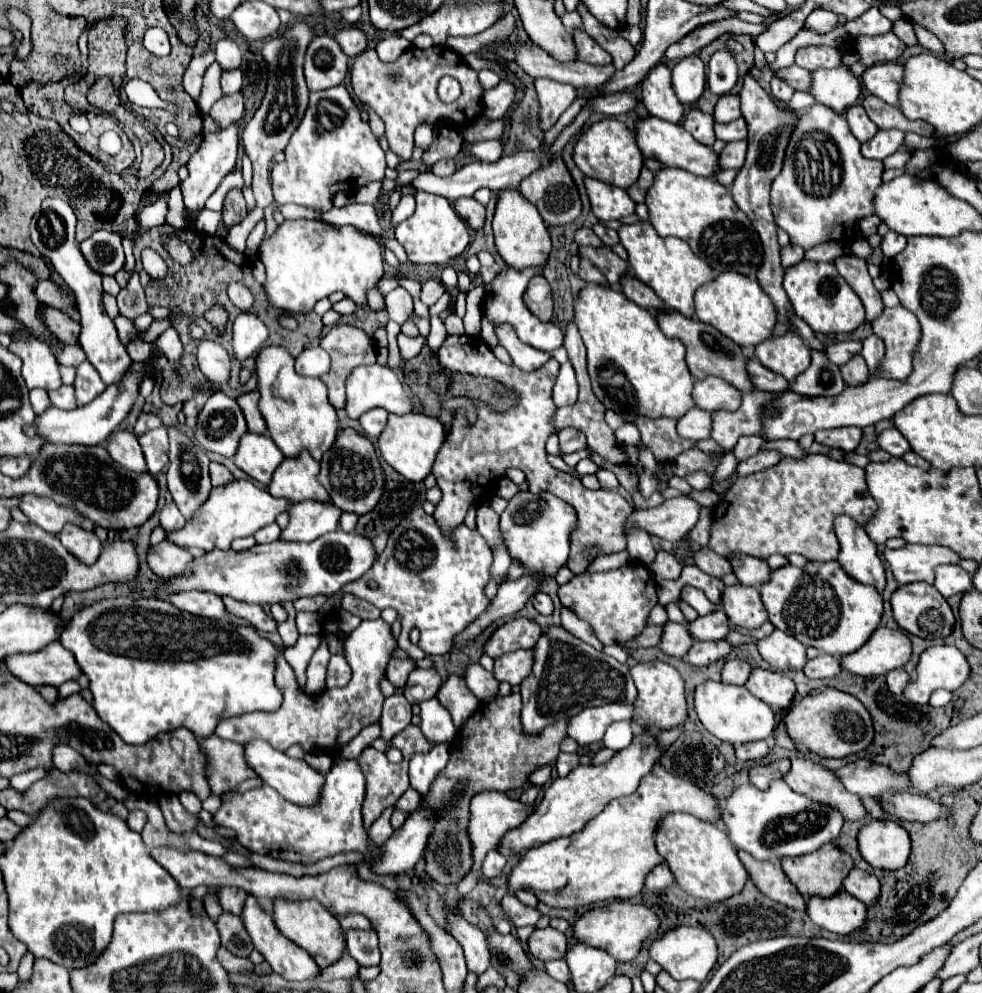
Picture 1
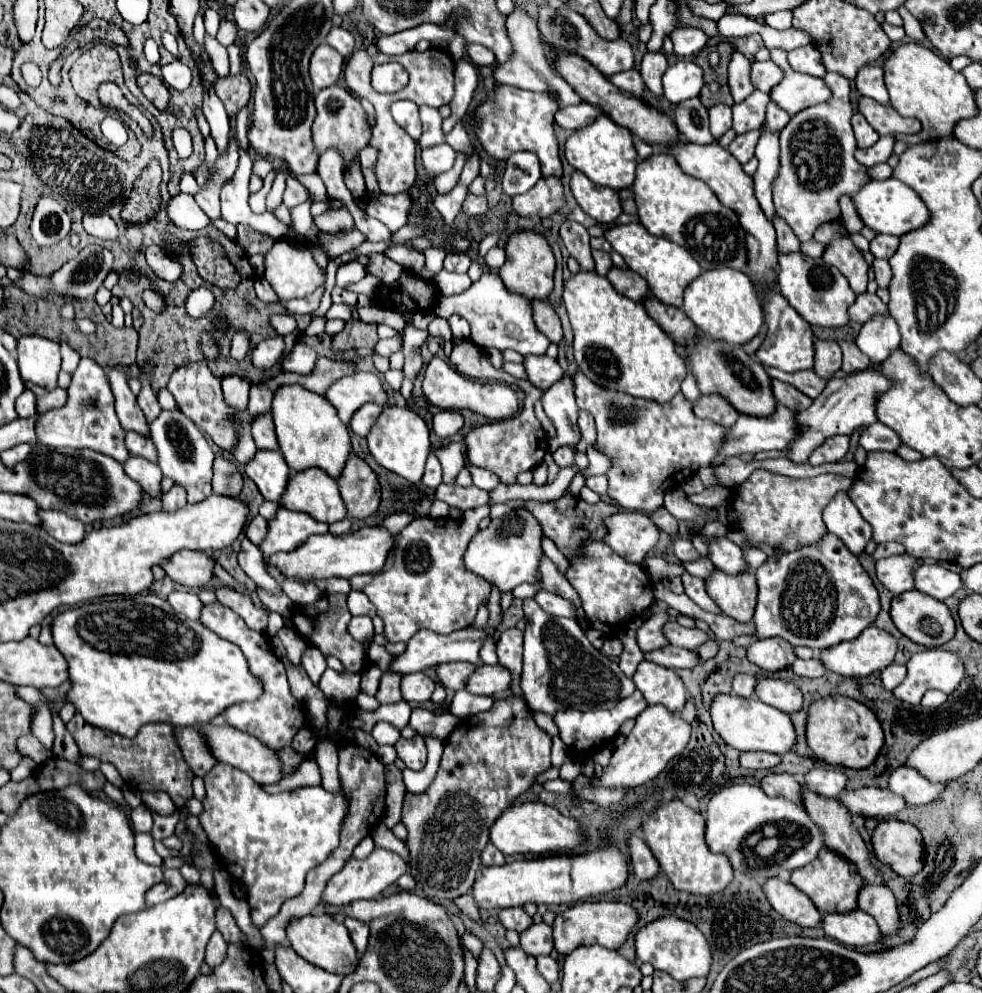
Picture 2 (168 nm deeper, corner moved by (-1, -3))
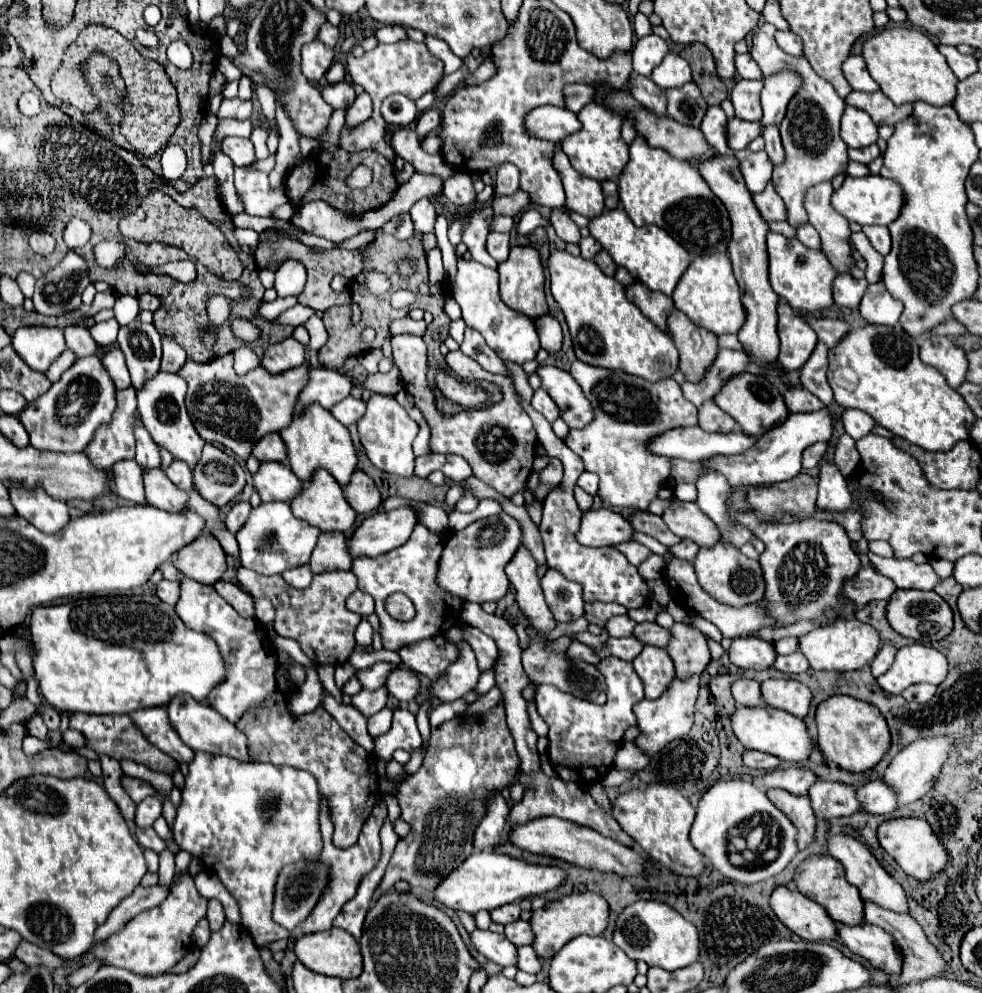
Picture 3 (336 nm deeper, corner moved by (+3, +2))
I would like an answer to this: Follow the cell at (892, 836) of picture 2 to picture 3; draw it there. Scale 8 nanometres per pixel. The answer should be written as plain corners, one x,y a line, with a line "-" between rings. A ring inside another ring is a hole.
894,818
878,828
880,846
896,860
896,864
916,880
932,880
948,864
948,852
924,818

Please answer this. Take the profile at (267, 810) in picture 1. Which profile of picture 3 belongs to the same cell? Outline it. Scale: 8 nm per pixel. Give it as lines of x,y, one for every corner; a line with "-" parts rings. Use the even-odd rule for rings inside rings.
194,752
192,762
188,764
188,776
182,790
182,802
176,810
172,824
174,840
180,850
196,856
204,868
220,878
226,890
234,896
240,908
240,924
254,938
264,964
272,976
278,976
280,964
272,960
272,950
268,944
288,938
288,930
272,922
272,886
282,866
298,862
300,858
318,858
322,852
320,836
320,792
316,780
310,772
292,768
292,766
274,766
270,762
240,762
236,758

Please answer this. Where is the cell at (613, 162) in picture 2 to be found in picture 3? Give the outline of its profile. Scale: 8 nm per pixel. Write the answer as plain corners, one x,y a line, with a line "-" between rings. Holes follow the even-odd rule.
594,102
592,106
584,106
584,110
580,110
576,116
582,122
582,128
578,132
570,134
568,138
564,138
564,142
562,142
562,150
566,152
572,168
578,174
598,180
598,182
602,182
602,180
616,182
620,172
628,164
628,144
620,136
622,116
598,102

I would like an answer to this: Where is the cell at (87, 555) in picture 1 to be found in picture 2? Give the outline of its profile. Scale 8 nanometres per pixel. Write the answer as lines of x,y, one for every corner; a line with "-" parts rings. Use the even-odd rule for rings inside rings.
40,511
40,515
44,515
46,533
52,535
54,539
58,539
60,543
76,545
76,543
84,541
86,529
78,519
68,517
62,511

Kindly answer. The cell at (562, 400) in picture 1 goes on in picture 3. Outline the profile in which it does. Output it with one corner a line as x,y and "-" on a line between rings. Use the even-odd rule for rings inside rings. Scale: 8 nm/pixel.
536,390
534,392
534,396
532,396
532,400
530,400
530,404
534,406
534,410
538,410
548,422
554,422
560,414
558,414
558,410
556,410
556,404
552,402
552,398
548,396
548,392
546,390

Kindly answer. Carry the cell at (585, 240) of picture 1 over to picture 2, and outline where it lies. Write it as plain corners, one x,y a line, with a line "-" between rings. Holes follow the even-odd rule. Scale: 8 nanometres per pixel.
592,251
592,257
594,257
594,261
596,261
596,273
598,275
606,275
608,273
608,269
612,267
612,261
610,261
610,255
608,253
604,253
604,251

